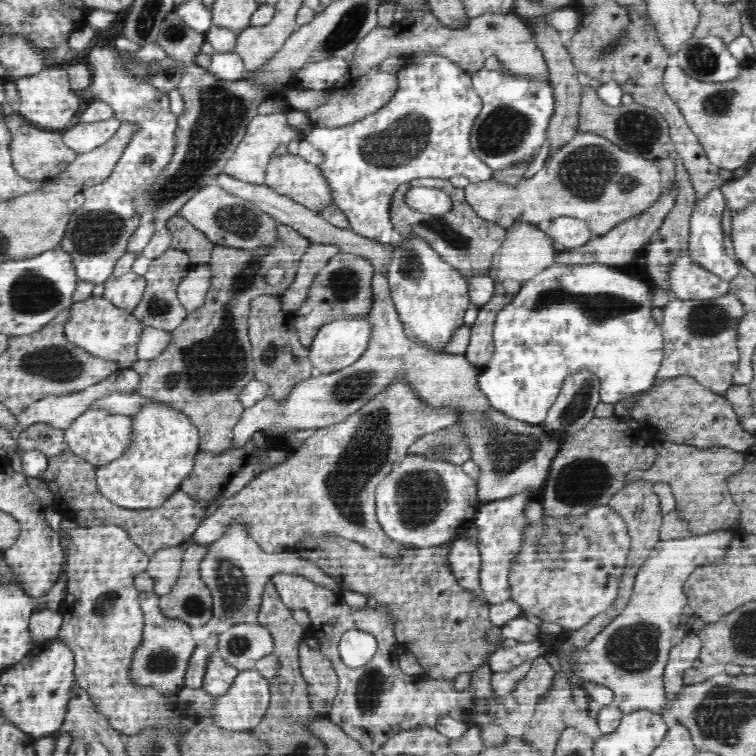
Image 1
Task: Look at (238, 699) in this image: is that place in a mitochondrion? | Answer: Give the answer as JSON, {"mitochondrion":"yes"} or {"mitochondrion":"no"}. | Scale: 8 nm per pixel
{"mitochondrion":"no"}

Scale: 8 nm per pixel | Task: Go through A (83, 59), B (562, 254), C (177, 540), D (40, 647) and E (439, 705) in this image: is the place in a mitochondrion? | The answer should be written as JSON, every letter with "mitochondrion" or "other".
{"A":"other","B":"other","C":"other","D":"other","E":"other"}

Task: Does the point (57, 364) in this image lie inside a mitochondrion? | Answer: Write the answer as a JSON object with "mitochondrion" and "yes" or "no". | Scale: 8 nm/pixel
{"mitochondrion":"yes"}

